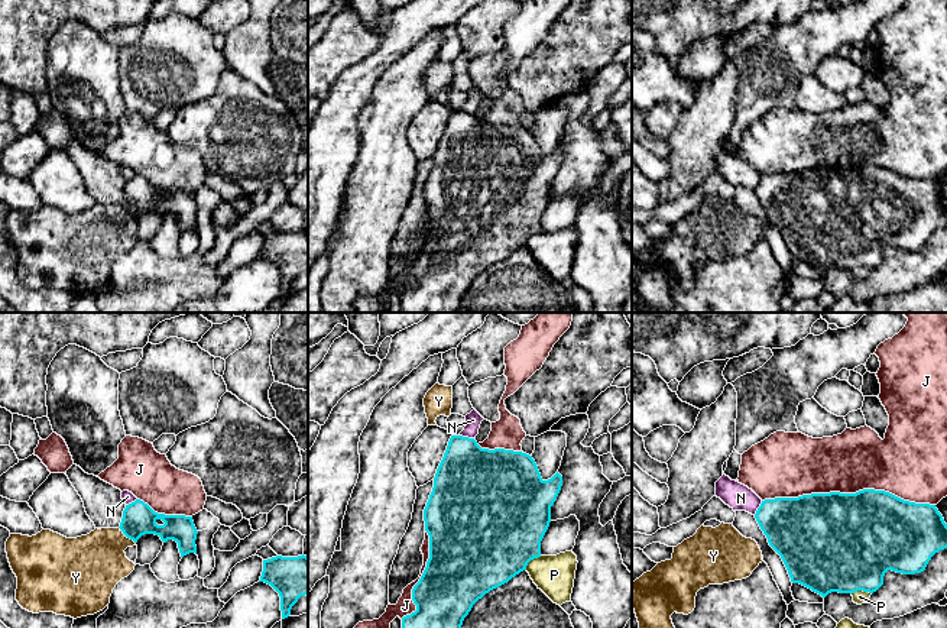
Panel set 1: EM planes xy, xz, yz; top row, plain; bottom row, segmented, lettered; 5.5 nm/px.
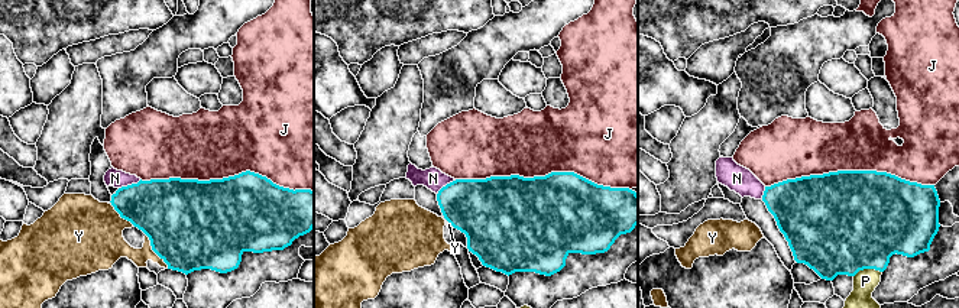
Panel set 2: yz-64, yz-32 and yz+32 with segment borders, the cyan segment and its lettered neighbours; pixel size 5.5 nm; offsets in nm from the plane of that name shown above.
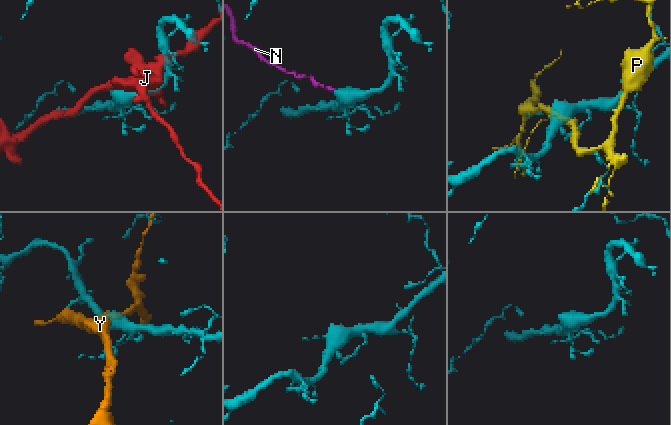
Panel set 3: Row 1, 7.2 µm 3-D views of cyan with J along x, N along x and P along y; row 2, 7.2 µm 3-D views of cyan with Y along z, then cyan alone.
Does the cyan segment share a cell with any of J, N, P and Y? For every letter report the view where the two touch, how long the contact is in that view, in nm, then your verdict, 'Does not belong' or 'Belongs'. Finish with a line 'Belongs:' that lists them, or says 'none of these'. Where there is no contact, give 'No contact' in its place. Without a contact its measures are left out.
J: Touches cyan in yz. Shared border 950 nm. Does not belong
N: Touches cyan in xz. Shared border 90 nm. Does not belong
P: Touches cyan in xz. Shared border 120 nm. Does not belong
Y: Touches cyan in xy. Shared border 130 nm. Does not belong
Belongs: none of these

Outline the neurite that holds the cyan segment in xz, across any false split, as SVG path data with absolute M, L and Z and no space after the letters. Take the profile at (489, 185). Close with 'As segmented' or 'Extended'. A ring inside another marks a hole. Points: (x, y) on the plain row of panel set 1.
M451 111L424 185L429 234L412 265L416 287L402 294L402 313L457 313L464 294L479 275L526 246L531 236L541 233L541 217L549 203L551 182L561 162L562 152L558 148L544 156L535 136L526 129L481 124L474 114Z. As segmented

